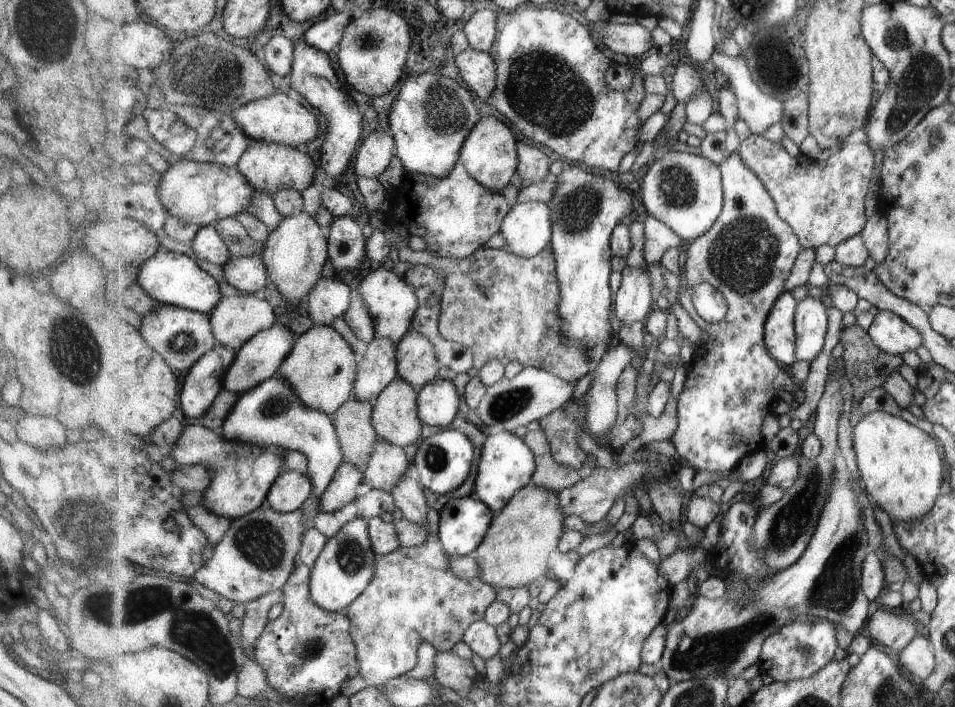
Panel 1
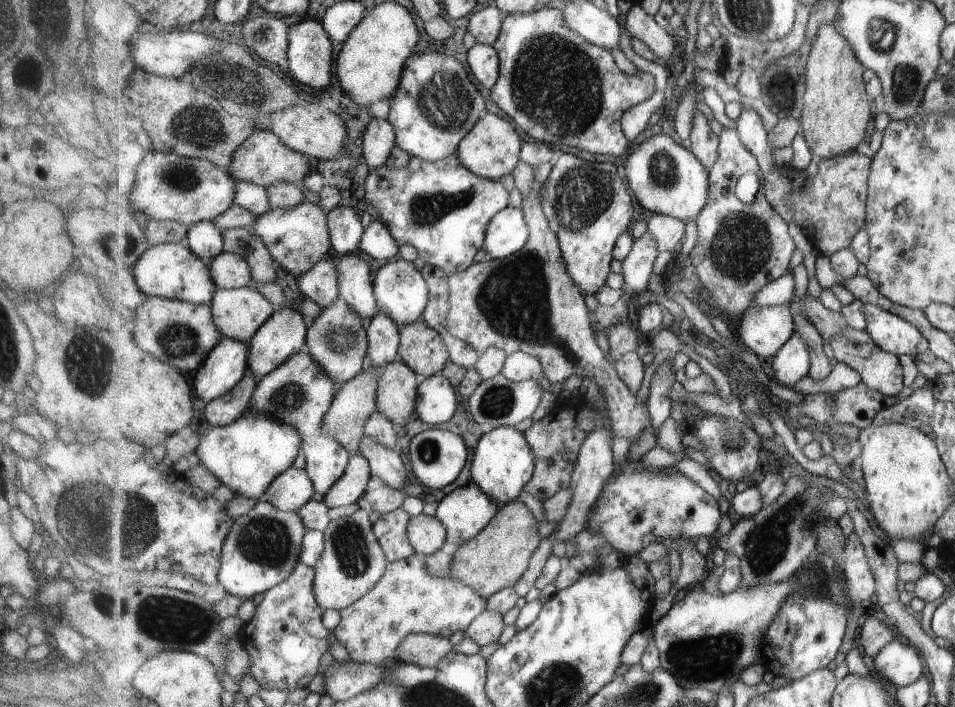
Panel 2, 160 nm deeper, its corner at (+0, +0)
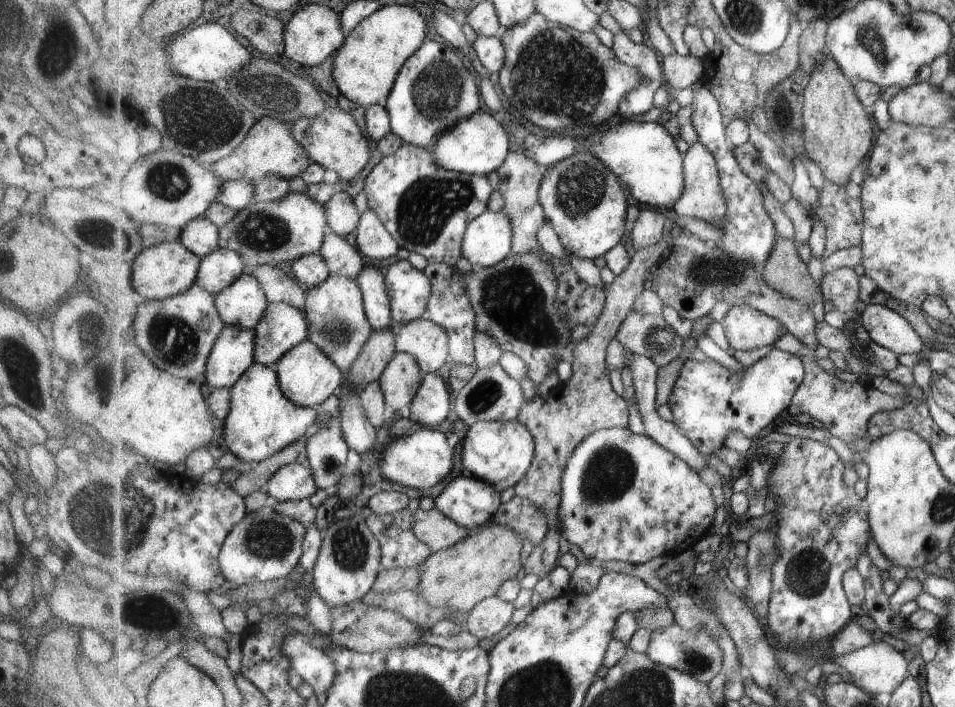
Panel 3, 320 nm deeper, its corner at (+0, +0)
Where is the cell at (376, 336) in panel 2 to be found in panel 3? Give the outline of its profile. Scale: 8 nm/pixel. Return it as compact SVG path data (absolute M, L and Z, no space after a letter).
M367 266L359 274L358 286L362 290L364 308L375 332L393 330L393 312L385 286L386 271Z

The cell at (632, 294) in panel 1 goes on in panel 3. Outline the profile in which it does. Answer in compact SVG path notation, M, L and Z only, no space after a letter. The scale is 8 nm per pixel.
M649 207L640 212L631 233L633 242L630 242L635 246L636 252L641 252L643 248L657 246L657 242L661 242L667 219L668 213Z

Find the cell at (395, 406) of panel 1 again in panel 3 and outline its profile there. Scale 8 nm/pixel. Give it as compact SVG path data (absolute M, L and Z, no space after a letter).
M398 352L383 372L379 386L388 406L398 411L403 406L410 407L424 379L425 373L419 362L407 352Z

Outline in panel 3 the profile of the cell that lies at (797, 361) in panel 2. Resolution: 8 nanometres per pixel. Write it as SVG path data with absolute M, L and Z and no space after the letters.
M774 348L755 365L745 367L743 372L735 372L715 360L688 360L681 367L667 404L674 415L675 426L697 450L721 461L723 452L729 450L727 440L731 434L756 439L757 434L764 434L789 411L805 376L801 357Z

